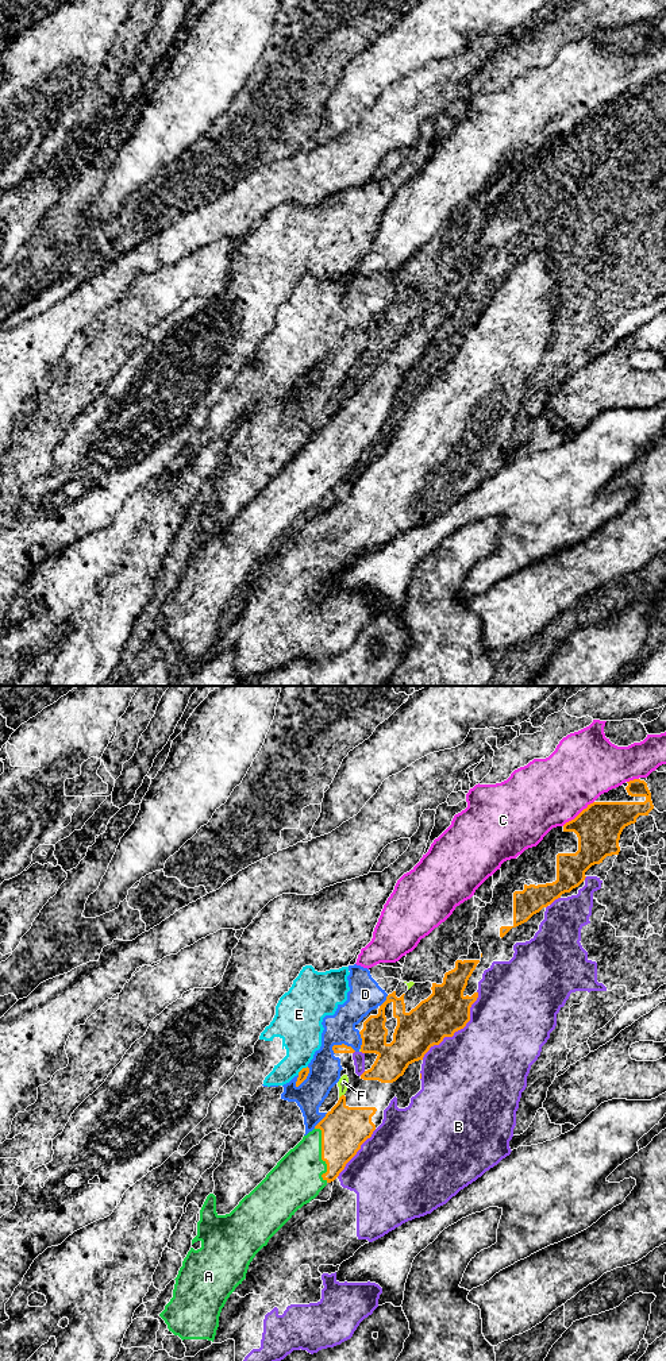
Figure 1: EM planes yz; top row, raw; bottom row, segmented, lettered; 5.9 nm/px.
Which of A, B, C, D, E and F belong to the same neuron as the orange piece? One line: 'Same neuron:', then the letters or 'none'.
Same neuron: A

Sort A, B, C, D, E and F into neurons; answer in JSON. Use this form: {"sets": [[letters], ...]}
{"sets": [["A"], ["B"], ["C"], ["D", "E"], ["F"]]}

